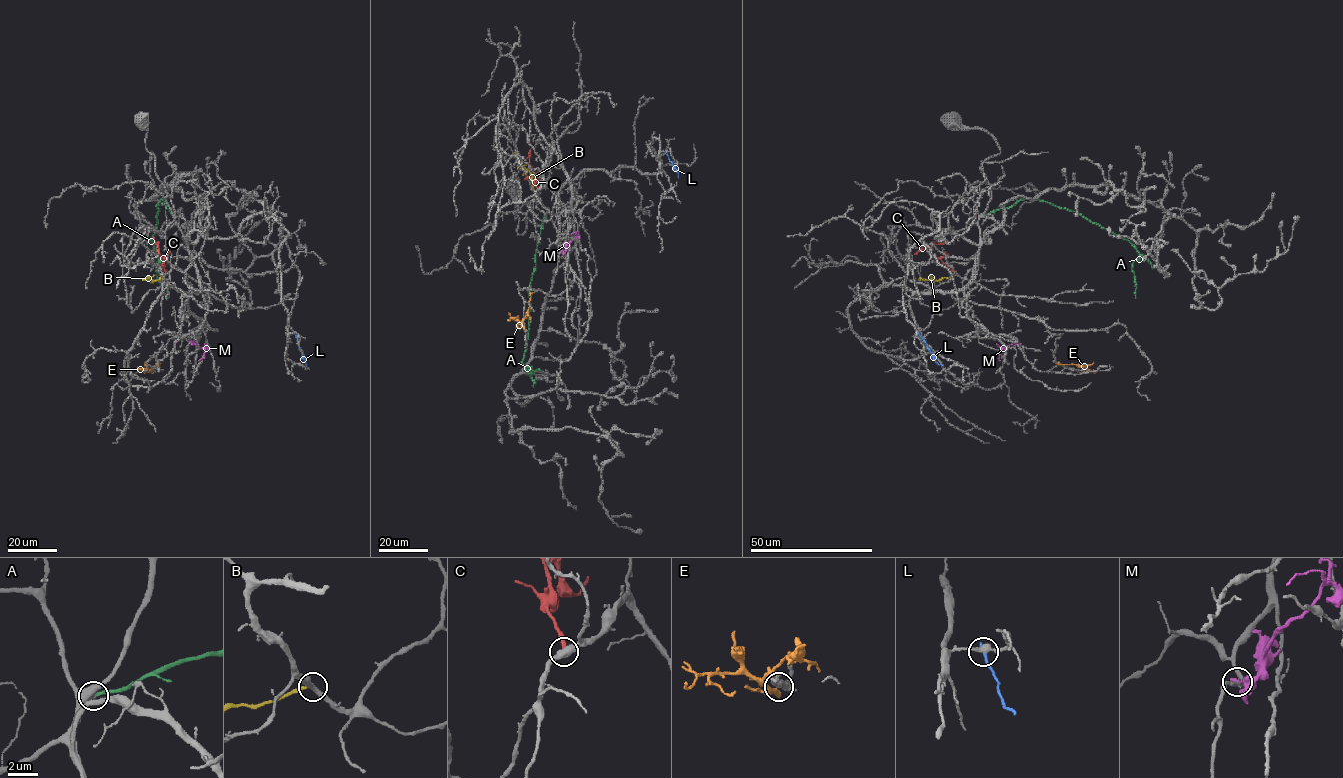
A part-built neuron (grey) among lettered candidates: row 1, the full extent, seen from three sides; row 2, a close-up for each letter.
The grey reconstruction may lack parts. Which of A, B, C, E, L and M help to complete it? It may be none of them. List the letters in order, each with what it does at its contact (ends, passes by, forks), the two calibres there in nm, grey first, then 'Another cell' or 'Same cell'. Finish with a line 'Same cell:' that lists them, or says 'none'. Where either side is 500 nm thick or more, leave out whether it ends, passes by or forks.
A: It ends there. Thickness 480 nm (grey) against 240 nm. Same cell
B: It ends there. Thickness 320 nm (grey) against 200 nm. Another cell
C: It ends there. Thickness 460 nm (grey) against 280 nm. Another cell
E: It ends there. Thickness 320 nm (grey) against 360 nm. Another cell
L: It ends there. Thickness 320 nm (grey) against 240 nm. Another cell
M: It ends there. Thickness 280 nm (grey) against 420 nm. Another cell
Same cell: A

